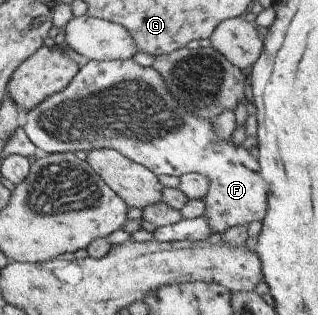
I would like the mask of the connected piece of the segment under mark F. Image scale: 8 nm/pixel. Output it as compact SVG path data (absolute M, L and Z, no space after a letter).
M125 59L124 61L109 60L109 61L88 61L83 66L79 67L76 74L72 77L72 80L56 94L50 95L47 99L39 102L34 108L31 108L26 112L26 122L22 127L24 134L28 140L34 144L39 154L47 153L65 153L70 151L78 154L87 154L92 149L114 149L118 154L124 156L128 160L144 166L154 173L156 176L182 176L187 172L200 173L209 180L208 189L206 195L202 198L205 202L205 209L202 217L206 217L208 224L210 225L211 232L223 233L228 227L236 225L248 225L254 220L261 222L266 212L266 197L267 191L261 174L259 173L259 166L256 160L240 146L236 147L230 144L230 139L227 141L220 141L216 139L216 136L212 133L212 123L208 121L196 118L193 114L190 114L186 110L186 106L182 106L180 102L176 102L174 97L165 89L163 79L152 67L142 67L134 63L131 59Z

